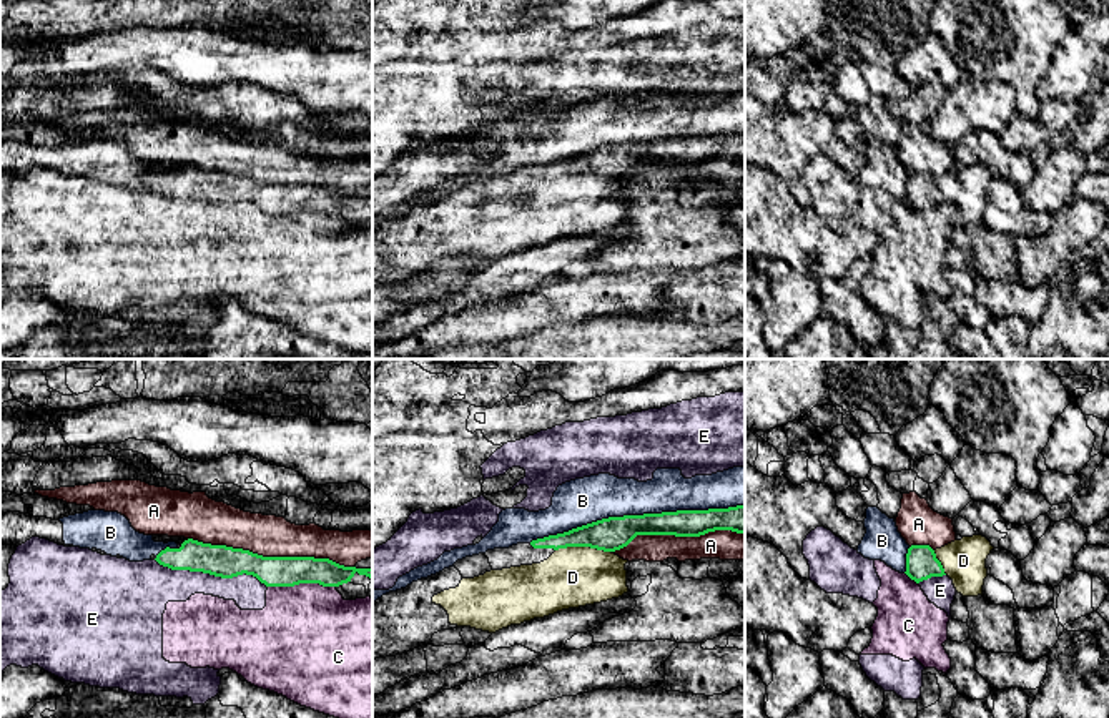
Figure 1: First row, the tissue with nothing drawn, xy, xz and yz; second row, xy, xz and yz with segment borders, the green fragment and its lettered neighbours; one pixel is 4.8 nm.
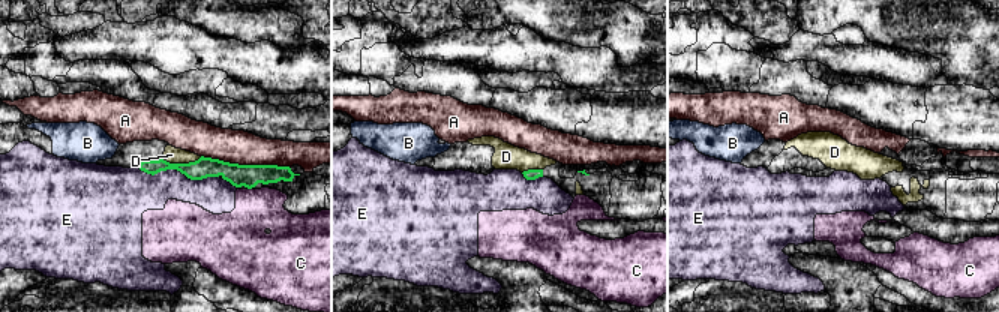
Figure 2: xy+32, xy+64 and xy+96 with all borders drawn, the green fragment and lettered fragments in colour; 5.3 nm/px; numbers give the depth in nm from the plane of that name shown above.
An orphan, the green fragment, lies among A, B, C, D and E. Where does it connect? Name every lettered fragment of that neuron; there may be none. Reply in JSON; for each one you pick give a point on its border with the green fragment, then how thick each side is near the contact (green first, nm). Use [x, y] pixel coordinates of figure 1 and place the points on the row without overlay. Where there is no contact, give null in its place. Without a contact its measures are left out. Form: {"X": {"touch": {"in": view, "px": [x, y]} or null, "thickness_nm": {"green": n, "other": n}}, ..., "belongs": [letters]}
{"D": {"touch": {"in": "xz", "px": [584, 173]}, "thickness_nm": {"green": 160, "other": 300}}, "belongs": ["D"]}

